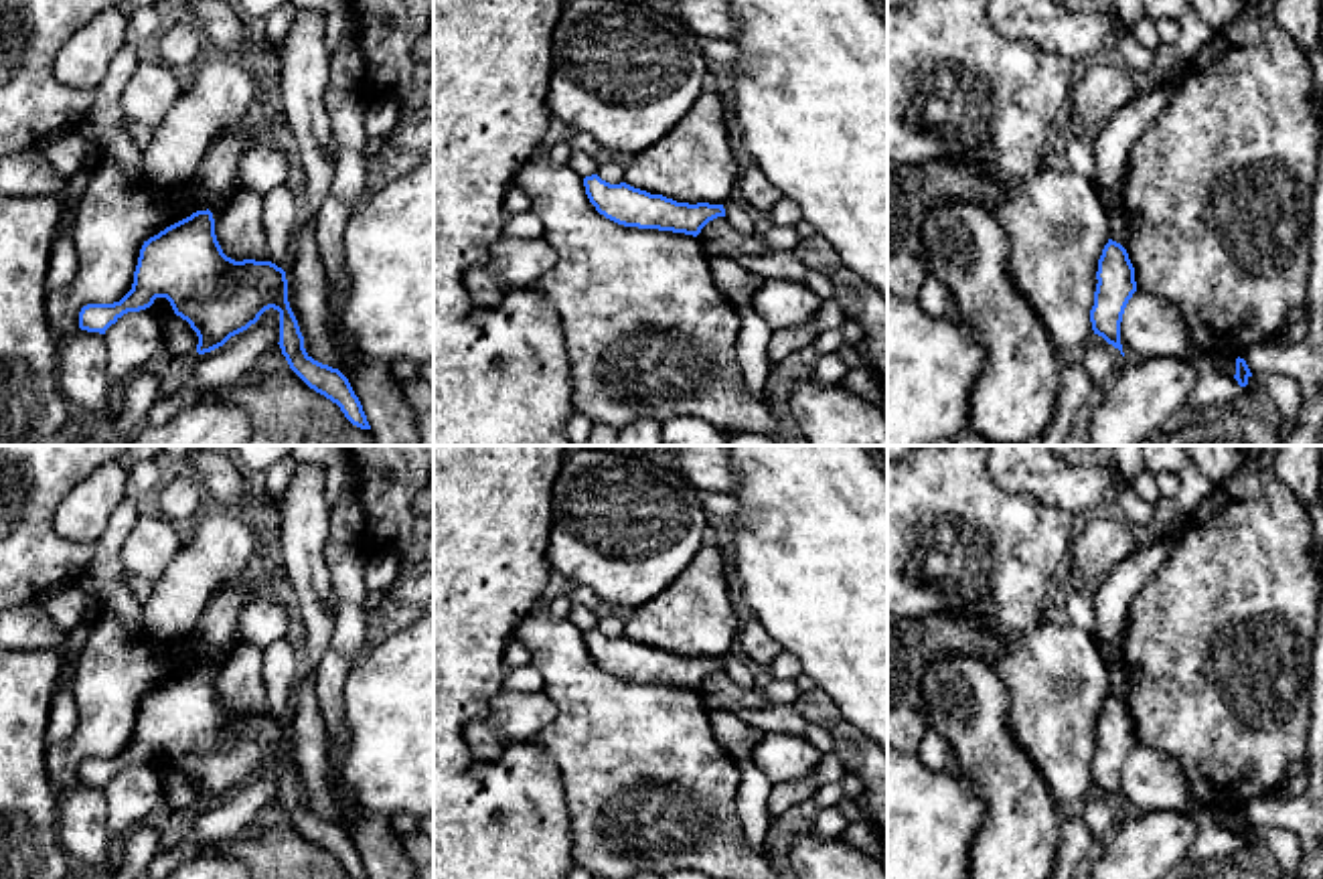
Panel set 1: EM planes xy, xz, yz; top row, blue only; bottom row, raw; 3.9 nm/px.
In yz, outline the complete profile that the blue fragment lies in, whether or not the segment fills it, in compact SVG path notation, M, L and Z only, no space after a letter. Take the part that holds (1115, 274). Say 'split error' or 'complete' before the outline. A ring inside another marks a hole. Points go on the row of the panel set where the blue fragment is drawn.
complete; M1108 239L1098 259L1096 279L1094 306L1090 310L1092 330L1124 356L1120 322L1129 300L1137 292L1137 282L1135 267L1120 243Z

